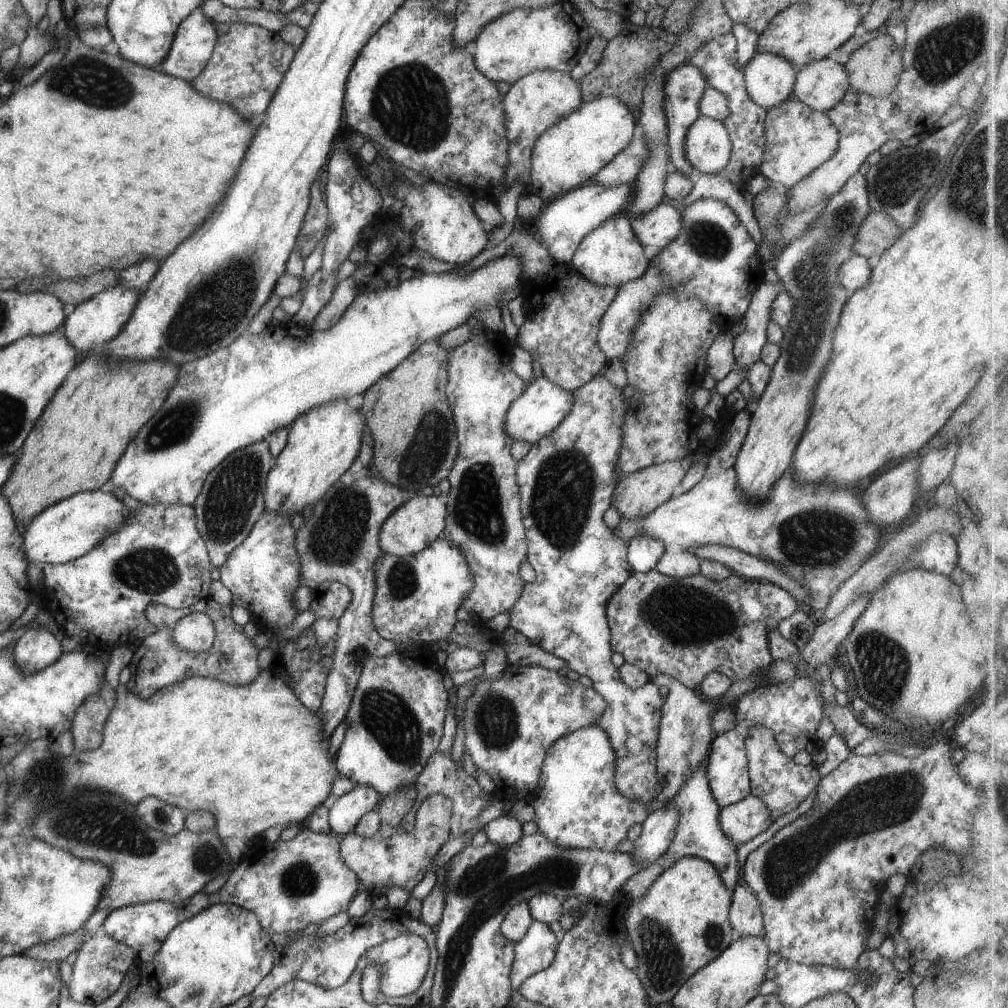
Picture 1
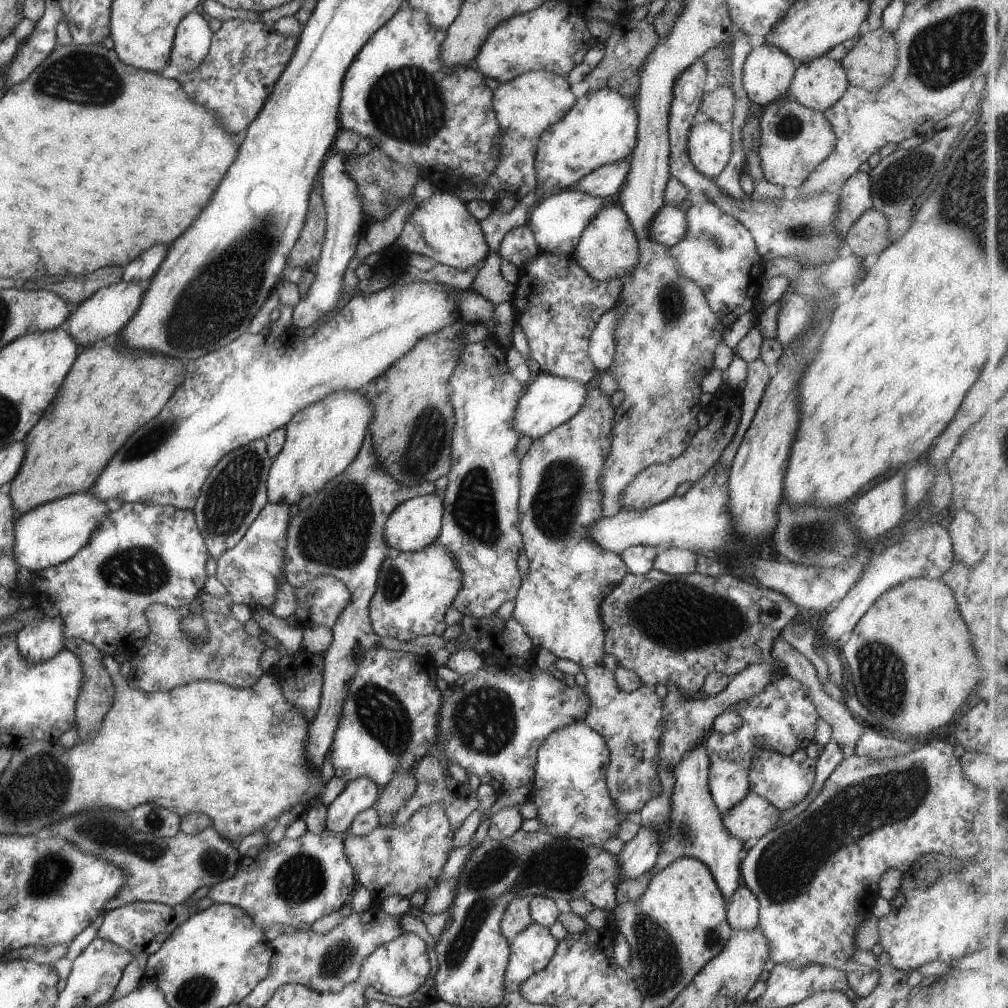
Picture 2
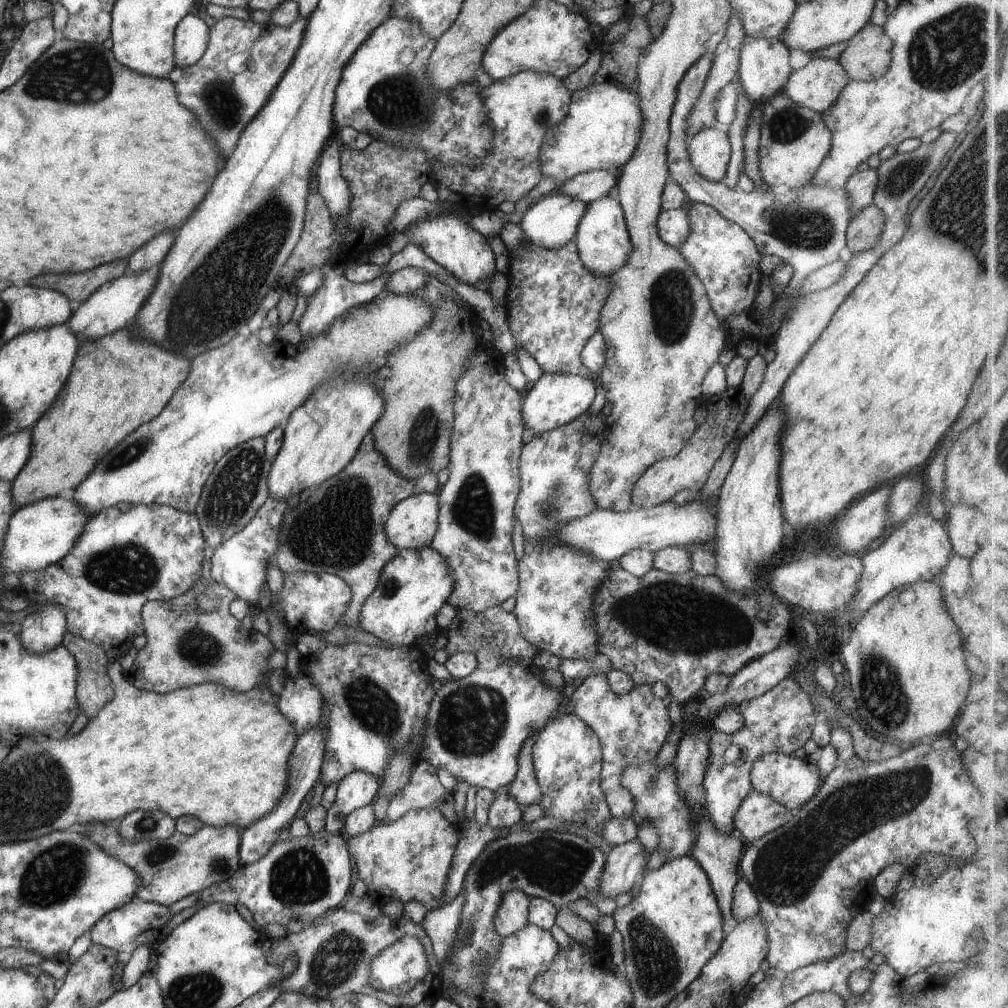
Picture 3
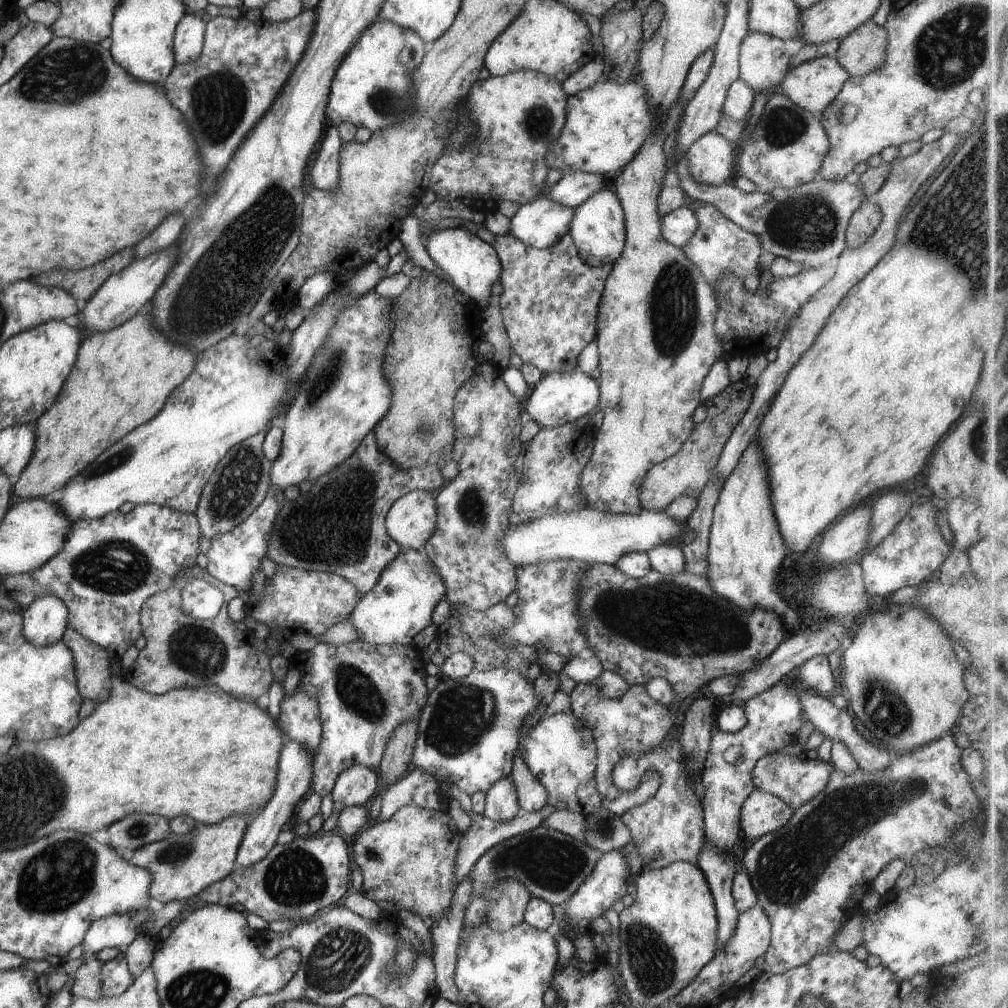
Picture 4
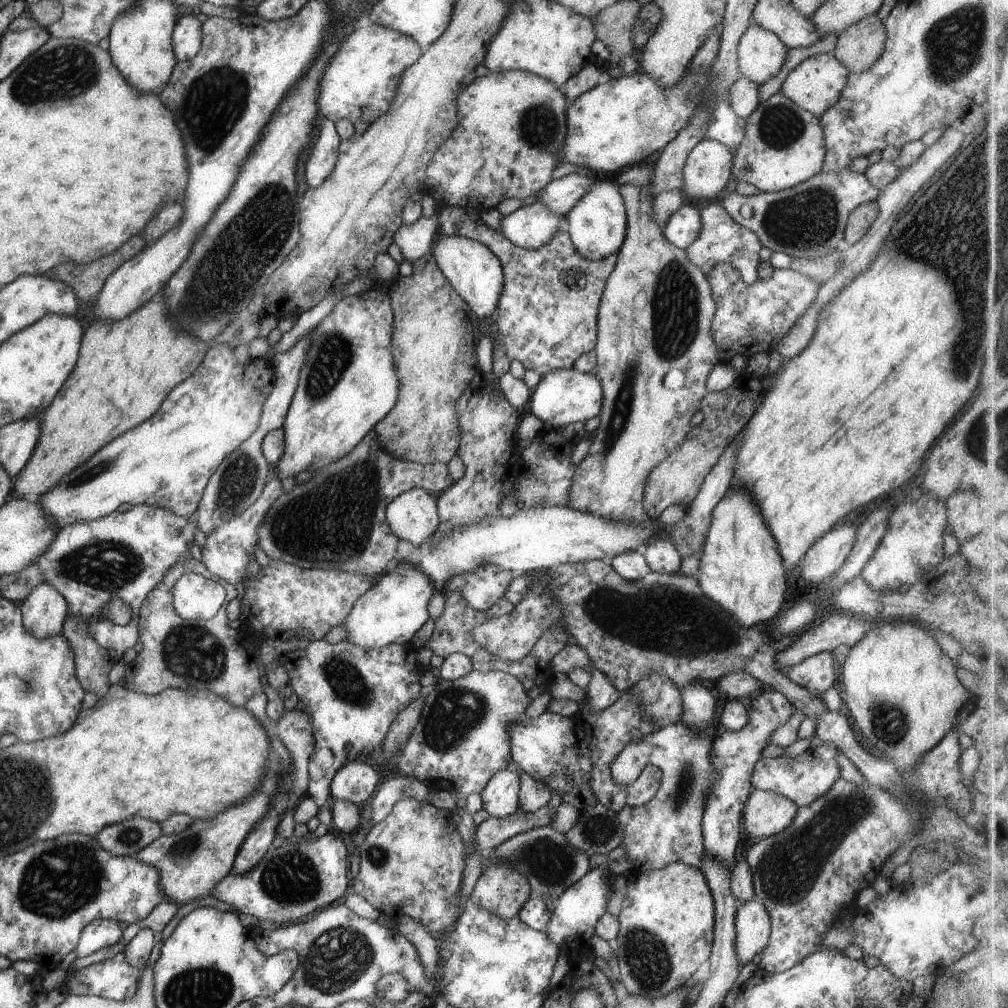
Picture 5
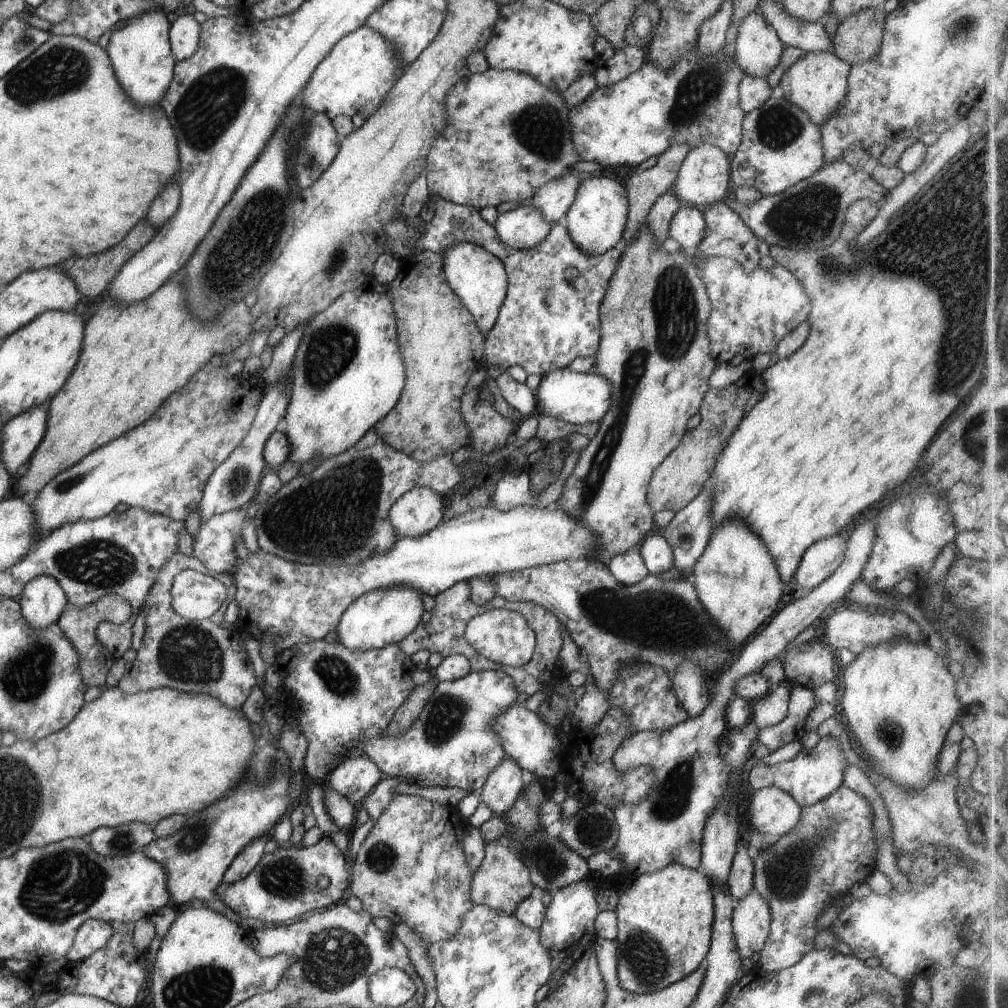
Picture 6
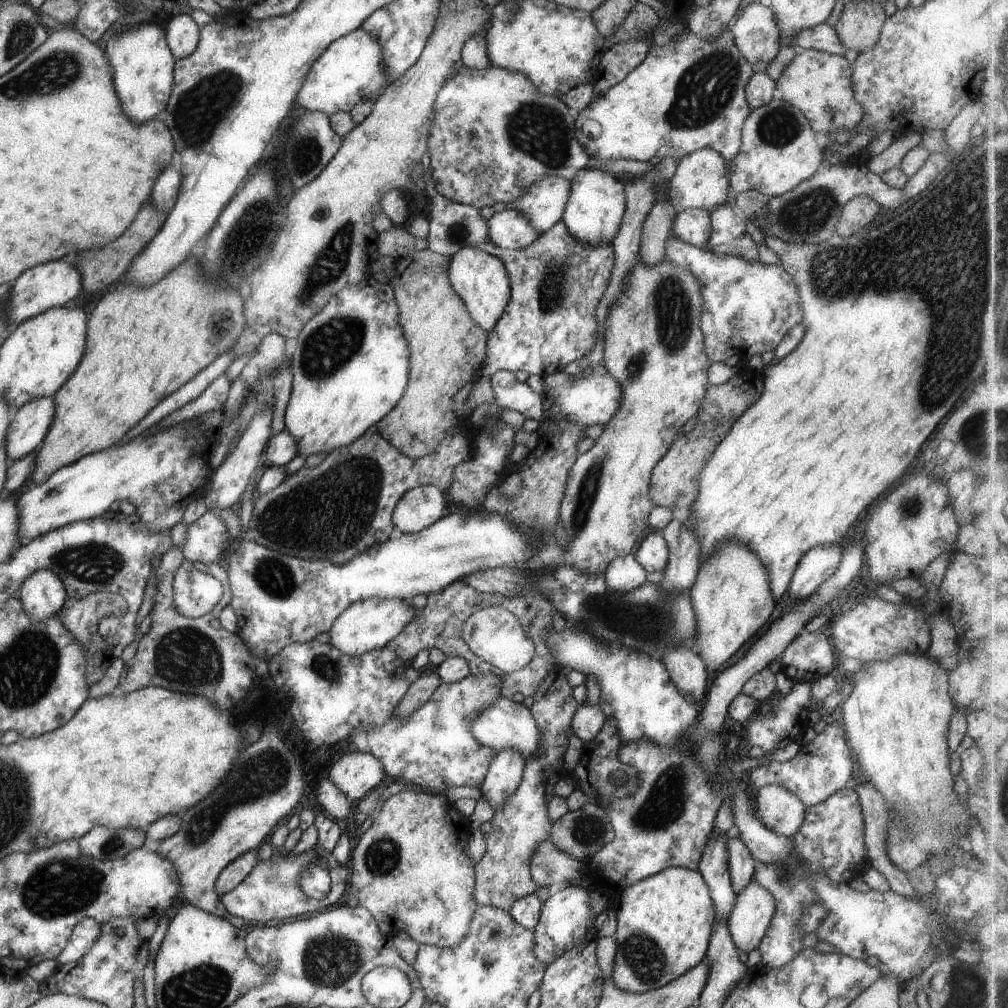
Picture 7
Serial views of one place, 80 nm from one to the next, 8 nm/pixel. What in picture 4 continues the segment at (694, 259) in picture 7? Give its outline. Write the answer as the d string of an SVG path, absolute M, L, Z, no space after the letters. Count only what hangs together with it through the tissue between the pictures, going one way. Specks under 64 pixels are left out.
M834 268L808 269L790 277L775 279L770 288L764 292L759 288L749 293L741 280L732 273L719 277L715 290L718 310L715 312L715 331L722 341L724 355L736 356L765 354L771 348L777 348L789 325L789 320L797 314L798 309L818 292L834 275Z

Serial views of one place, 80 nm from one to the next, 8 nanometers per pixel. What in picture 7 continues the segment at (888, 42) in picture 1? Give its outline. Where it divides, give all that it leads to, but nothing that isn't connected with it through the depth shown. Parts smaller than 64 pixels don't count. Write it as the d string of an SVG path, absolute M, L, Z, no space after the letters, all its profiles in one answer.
M852 1L844 4L833 29L844 45L845 57L852 61L860 53L871 52L887 17L884 5L878 3Z

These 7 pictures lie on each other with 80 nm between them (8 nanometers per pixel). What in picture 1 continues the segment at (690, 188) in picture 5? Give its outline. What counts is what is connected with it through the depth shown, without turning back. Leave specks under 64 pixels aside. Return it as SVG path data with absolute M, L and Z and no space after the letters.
M699 115L688 127L684 154L697 173L716 174L728 164L731 152L730 135L723 122Z

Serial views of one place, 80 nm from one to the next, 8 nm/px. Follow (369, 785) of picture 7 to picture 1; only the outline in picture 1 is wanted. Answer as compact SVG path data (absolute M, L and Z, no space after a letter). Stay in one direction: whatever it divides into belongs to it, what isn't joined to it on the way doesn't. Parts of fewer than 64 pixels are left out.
M358 785L349 793L337 798L329 810L329 825L340 837L355 832L357 822L371 810L376 810L382 797L373 788Z

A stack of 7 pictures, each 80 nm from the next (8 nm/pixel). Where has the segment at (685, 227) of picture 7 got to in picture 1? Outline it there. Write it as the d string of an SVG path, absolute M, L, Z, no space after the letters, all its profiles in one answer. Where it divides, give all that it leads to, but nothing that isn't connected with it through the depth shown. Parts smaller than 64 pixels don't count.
M660 203L634 218L631 227L640 244L644 248L656 246L661 249L678 237L682 226L680 210L680 205Z

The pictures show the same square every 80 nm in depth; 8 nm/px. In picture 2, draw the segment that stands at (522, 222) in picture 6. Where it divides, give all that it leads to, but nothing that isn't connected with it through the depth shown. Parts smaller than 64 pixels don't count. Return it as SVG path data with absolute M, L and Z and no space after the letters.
M568 189L553 195L543 196L530 214L528 227L532 229L535 241L542 252L564 257L572 255L584 229L594 221L596 215L607 205L604 197L595 197L578 189Z

